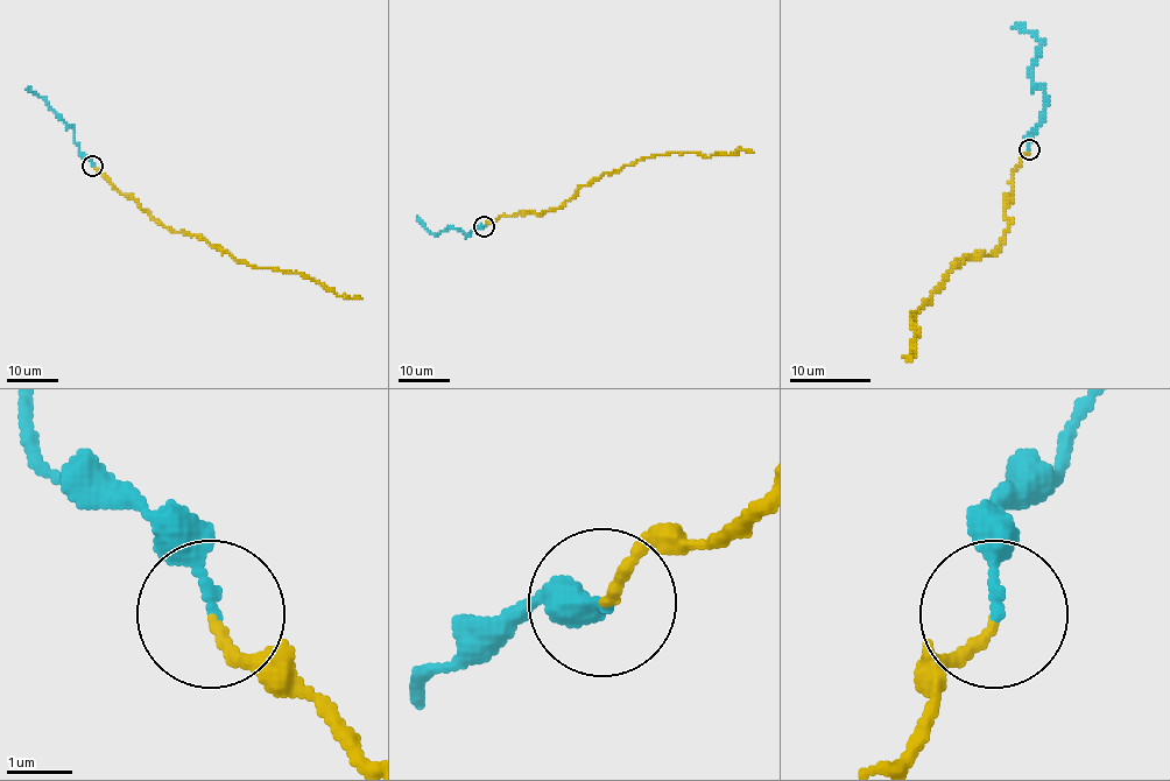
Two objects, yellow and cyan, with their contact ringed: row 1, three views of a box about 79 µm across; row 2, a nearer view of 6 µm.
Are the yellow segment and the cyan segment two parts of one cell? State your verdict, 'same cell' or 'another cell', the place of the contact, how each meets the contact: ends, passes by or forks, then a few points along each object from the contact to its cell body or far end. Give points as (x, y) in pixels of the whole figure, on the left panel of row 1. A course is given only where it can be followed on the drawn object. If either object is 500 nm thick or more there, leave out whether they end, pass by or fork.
same cell; place (92, 166); yellow ends; cyan ends; course yellow (92, 164), (174, 231), (197, 236), (247, 265), (300, 272), (338, 295), (361, 297); course cyan (92, 164), (79, 154), (75, 132), (43, 99), (25, 89)

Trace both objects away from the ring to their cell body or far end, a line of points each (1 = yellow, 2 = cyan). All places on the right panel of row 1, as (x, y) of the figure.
1: (1029, 148), (1012, 177), (1003, 213), (1012, 222), (1001, 246), (964, 258), (911, 317), (917, 333), (910, 359)
2: (1029, 148), (1029, 136), (1037, 131), (1048, 96), (1031, 82), (1031, 65), (1042, 43), (1012, 27)

